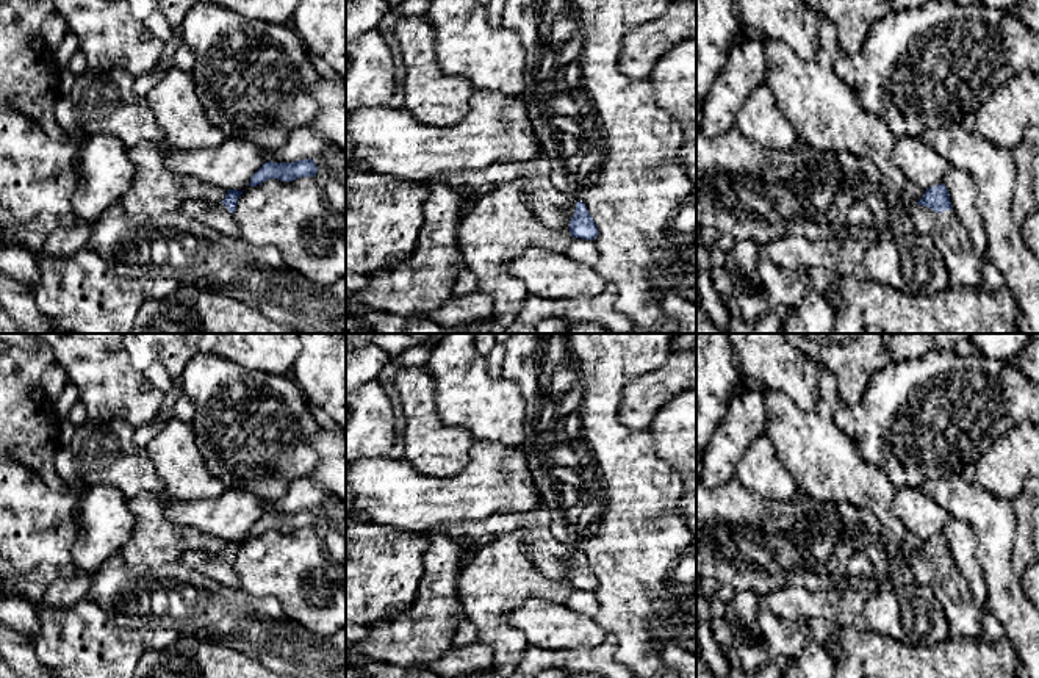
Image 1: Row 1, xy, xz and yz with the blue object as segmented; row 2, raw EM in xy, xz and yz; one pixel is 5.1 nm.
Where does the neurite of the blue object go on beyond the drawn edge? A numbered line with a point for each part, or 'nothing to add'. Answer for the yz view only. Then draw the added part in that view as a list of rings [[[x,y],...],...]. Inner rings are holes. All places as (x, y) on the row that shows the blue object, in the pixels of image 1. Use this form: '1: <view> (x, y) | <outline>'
1: yz (964, 266) | [[[911,202],[914,230],[929,236],[940,251],[951,285],[978,287],[983,280],[983,258],[975,252],[965,227],[953,210],[942,213]]]

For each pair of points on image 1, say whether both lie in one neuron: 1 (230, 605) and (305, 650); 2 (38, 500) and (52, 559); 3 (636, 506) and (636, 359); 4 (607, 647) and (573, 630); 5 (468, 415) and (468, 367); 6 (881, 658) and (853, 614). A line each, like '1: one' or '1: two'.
1: one
2: one
3: one
4: two
5: one
6: two

